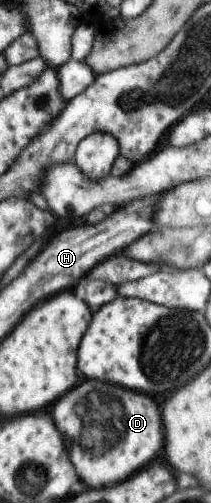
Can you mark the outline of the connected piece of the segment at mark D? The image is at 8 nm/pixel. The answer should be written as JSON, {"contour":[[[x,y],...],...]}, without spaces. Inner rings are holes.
{"contour":[[[83,381],[81,385],[77,385],[73,391],[69,391],[67,395],[63,395],[55,405],[53,405],[53,421],[59,425],[61,433],[67,439],[67,447],[69,447],[69,459],[77,469],[79,480],[83,479],[89,487],[103,487],[103,485],[113,485],[113,483],[127,480],[137,471],[152,463],[155,455],[159,453],[159,449],[163,447],[163,427],[161,427],[161,413],[157,403],[137,391],[129,391],[123,387],[115,387],[109,383],[101,383],[101,381]],[[95,431],[101,433],[99,437],[93,435],[95,439],[95,449],[93,445],[89,447],[89,439],[87,435]]]}

